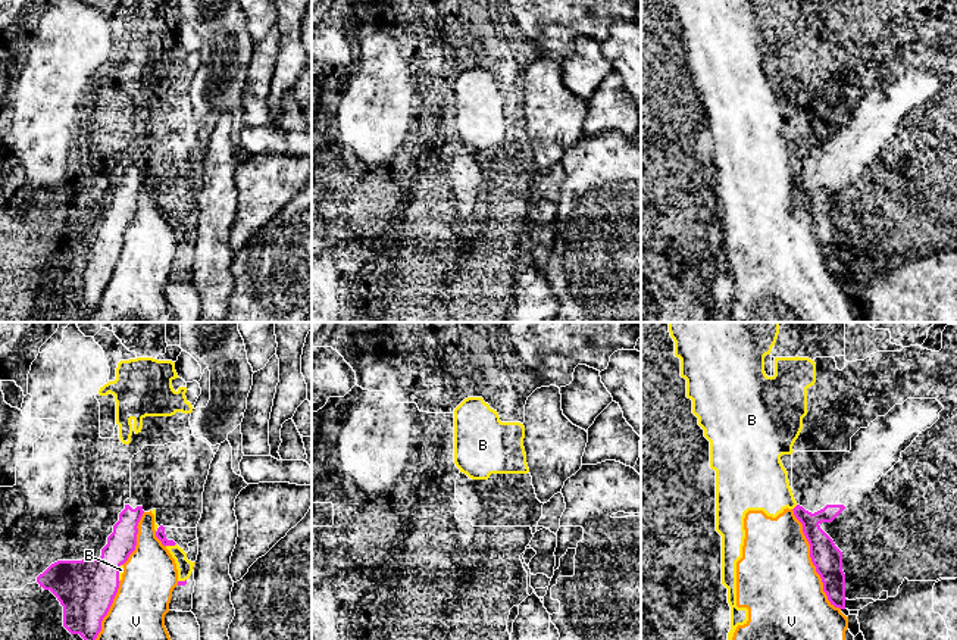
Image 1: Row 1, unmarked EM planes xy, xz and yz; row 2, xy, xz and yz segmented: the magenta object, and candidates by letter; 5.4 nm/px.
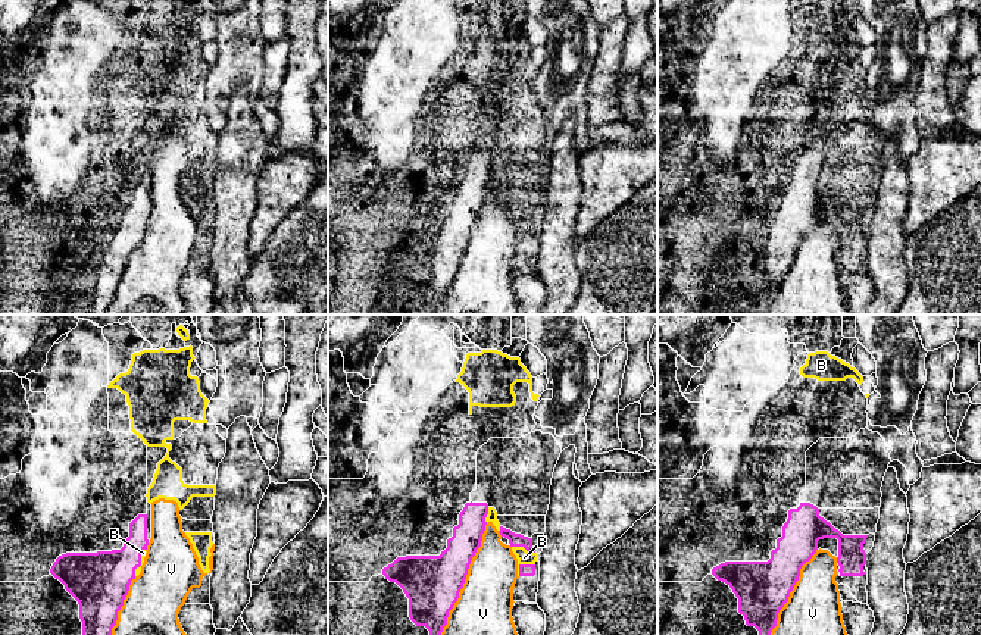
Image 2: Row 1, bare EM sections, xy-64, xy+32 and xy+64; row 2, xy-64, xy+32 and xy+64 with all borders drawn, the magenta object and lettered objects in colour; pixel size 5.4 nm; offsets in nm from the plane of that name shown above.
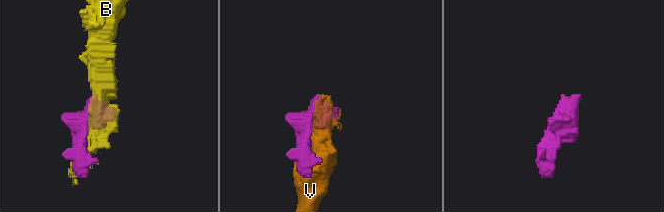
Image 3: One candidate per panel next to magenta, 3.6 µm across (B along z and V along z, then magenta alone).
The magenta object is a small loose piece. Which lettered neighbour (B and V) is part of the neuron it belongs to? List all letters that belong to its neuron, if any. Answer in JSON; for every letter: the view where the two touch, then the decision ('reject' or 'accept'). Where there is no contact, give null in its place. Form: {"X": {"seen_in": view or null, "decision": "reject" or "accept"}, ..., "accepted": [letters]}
{"B": {"seen_in": "xy", "decision": "reject"}, "V": {"seen_in": "yz", "decision": "reject"}, "accepted": []}

